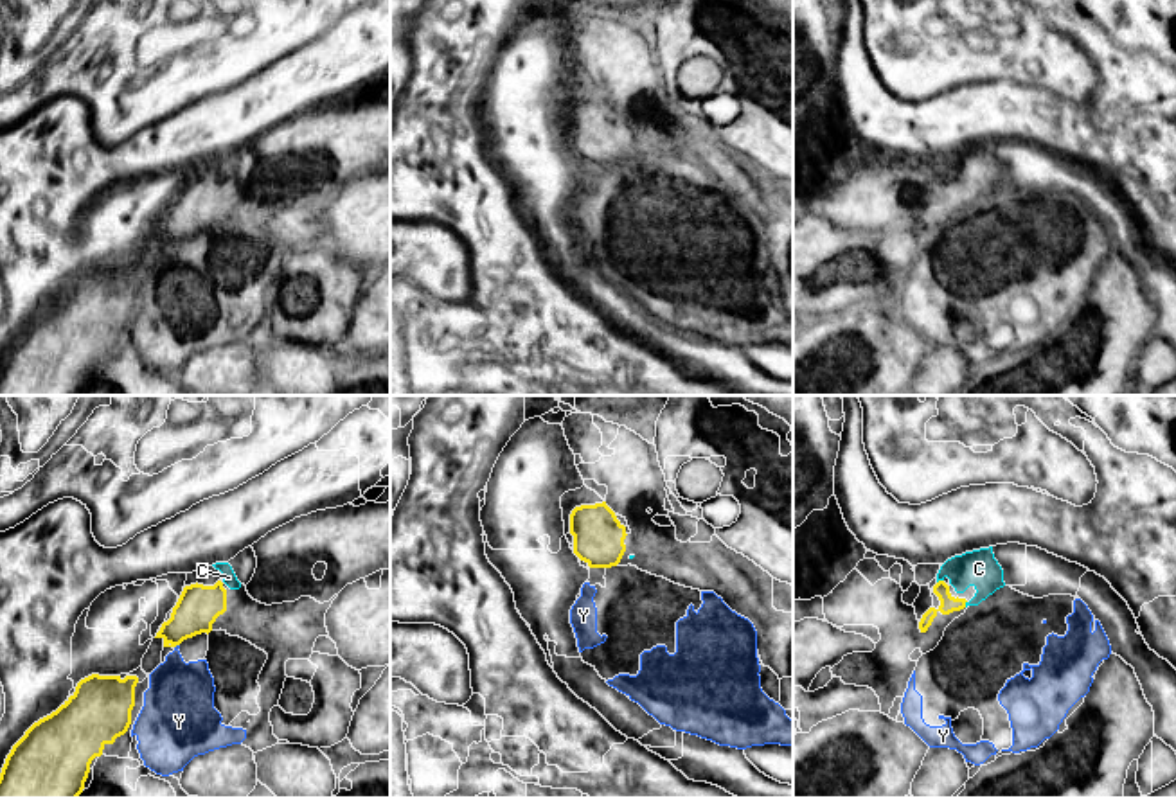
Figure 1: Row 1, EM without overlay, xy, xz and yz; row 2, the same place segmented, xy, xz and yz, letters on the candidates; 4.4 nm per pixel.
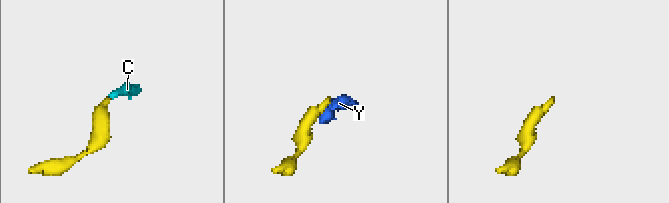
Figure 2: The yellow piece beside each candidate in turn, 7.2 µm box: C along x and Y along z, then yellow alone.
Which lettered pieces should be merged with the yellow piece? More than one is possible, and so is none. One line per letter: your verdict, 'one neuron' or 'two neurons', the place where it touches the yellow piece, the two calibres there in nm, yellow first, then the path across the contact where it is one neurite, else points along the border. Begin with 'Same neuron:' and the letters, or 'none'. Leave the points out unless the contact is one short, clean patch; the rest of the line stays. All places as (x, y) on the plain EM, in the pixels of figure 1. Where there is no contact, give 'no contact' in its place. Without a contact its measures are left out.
Same neuron: C
C: one neuron; contact yz (939, 178); calibres 80 and 170 nm
Y: two neurons; contact xy (177, 241); calibres 190 and 300 nm; border xy (178, 241), (175, 245)

